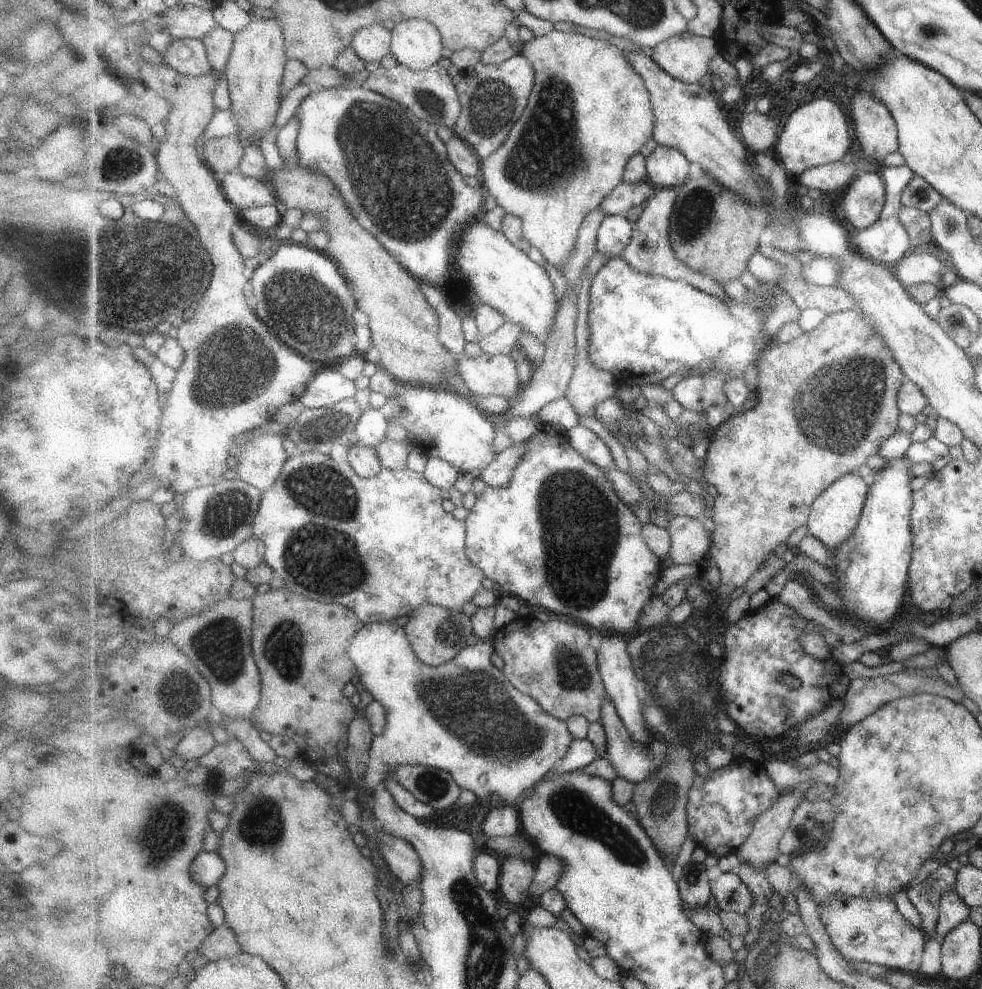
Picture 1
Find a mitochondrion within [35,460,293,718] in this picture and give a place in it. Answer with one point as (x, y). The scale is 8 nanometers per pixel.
(218, 646)

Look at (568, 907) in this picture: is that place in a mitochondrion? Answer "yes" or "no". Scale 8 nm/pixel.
no

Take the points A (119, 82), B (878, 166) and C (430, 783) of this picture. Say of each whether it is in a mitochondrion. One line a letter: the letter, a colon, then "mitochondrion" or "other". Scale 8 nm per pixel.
A: other
B: other
C: mitochondrion

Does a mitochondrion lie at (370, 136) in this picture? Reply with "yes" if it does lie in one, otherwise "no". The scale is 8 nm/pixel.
yes

